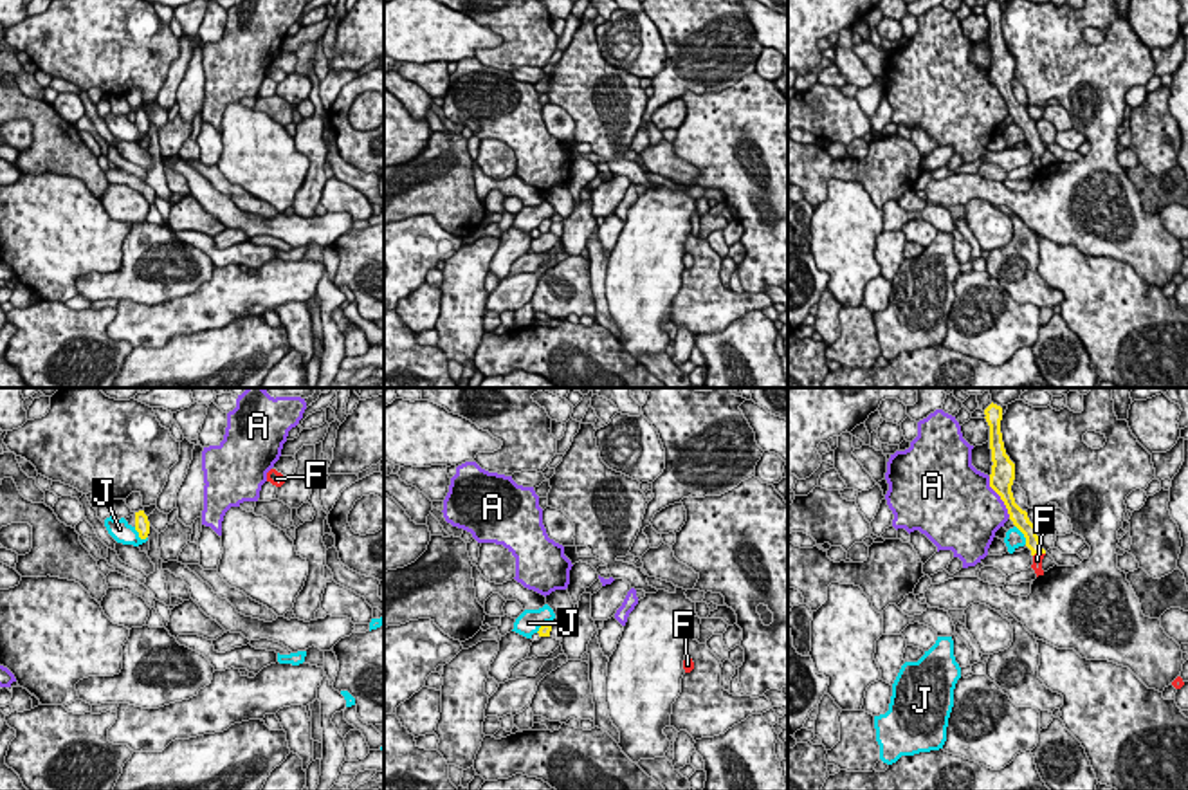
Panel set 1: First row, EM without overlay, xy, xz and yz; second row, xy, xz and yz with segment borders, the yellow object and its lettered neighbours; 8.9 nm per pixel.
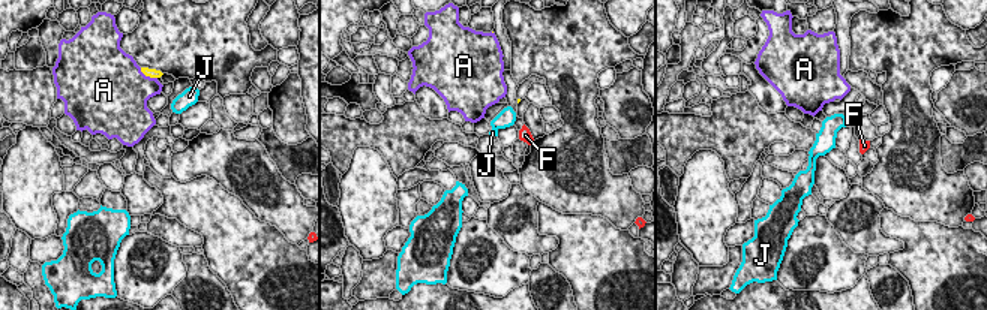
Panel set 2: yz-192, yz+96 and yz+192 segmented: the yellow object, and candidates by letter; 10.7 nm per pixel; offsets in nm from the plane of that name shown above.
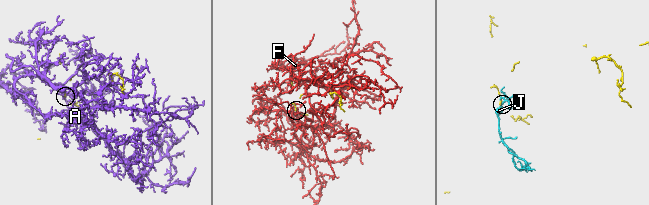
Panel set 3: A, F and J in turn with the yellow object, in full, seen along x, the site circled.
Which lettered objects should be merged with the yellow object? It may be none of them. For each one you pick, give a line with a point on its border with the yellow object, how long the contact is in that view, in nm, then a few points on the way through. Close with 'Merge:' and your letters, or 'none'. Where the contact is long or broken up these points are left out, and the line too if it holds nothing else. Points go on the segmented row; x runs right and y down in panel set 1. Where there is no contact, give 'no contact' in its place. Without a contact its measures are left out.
Merge: none

